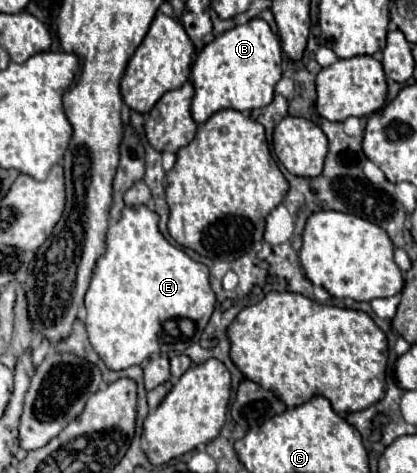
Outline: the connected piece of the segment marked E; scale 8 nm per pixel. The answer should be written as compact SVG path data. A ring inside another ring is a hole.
M147 205L125 207L121 219L107 229L105 245L105 253L97 259L85 293L85 327L89 341L103 363L113 371L121 371L131 365L141 365L149 355L161 353L165 347L167 351L183 353L191 343L197 343L215 307L207 265L193 261L185 251L173 247L159 233L159 215Z

